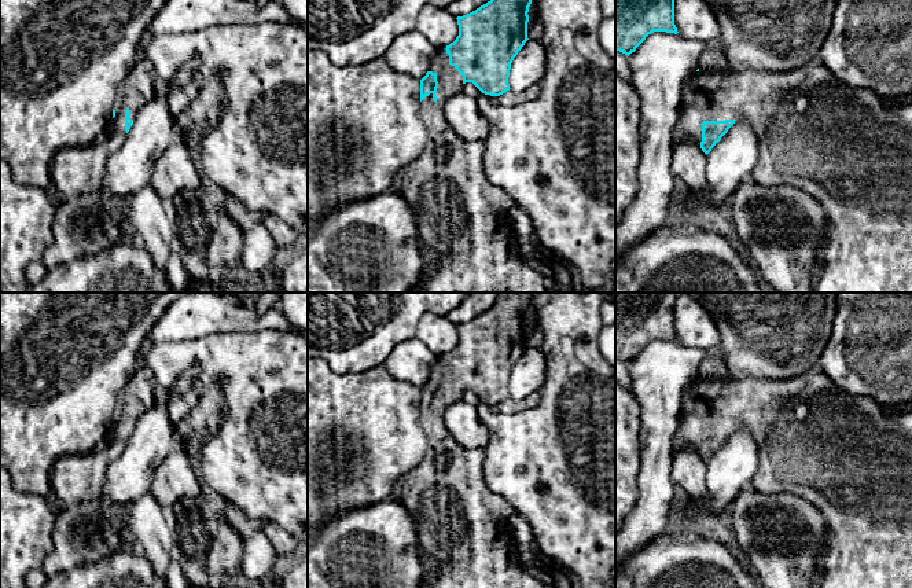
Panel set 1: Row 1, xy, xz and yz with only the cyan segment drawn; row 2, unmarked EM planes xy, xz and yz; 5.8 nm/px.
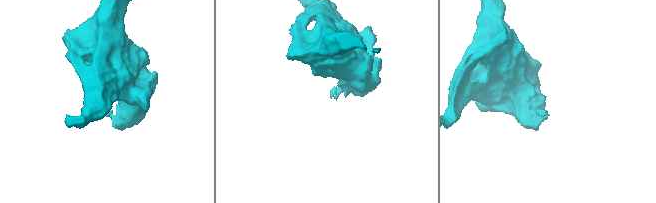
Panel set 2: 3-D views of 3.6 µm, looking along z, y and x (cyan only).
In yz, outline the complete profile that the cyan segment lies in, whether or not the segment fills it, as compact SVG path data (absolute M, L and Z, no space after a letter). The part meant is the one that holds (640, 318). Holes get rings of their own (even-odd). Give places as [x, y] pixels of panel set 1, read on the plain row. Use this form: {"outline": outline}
{"outline": "M615 293L615 359L630 363L654 339L677 342L674 302L679 293Z"}

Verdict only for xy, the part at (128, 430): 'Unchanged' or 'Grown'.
Grown

